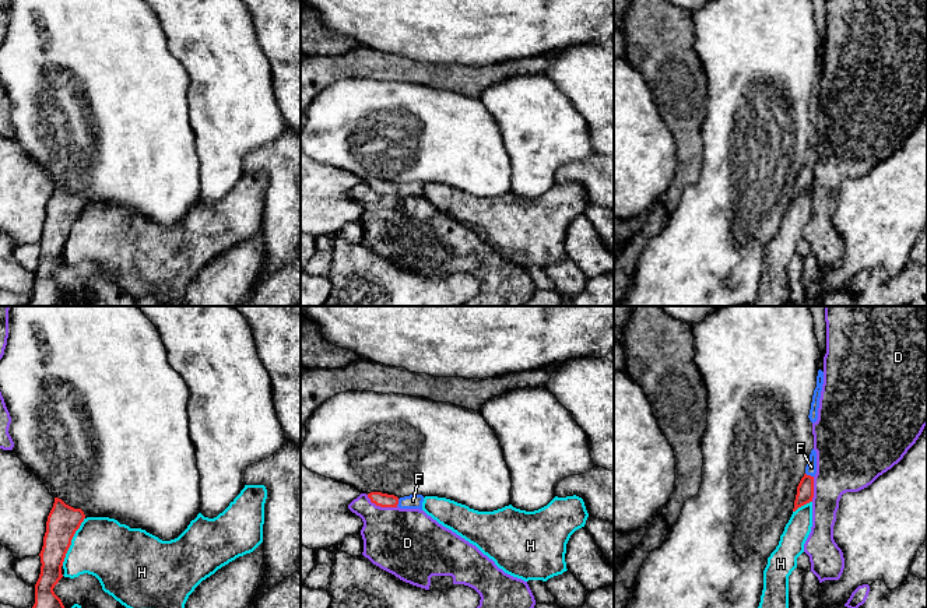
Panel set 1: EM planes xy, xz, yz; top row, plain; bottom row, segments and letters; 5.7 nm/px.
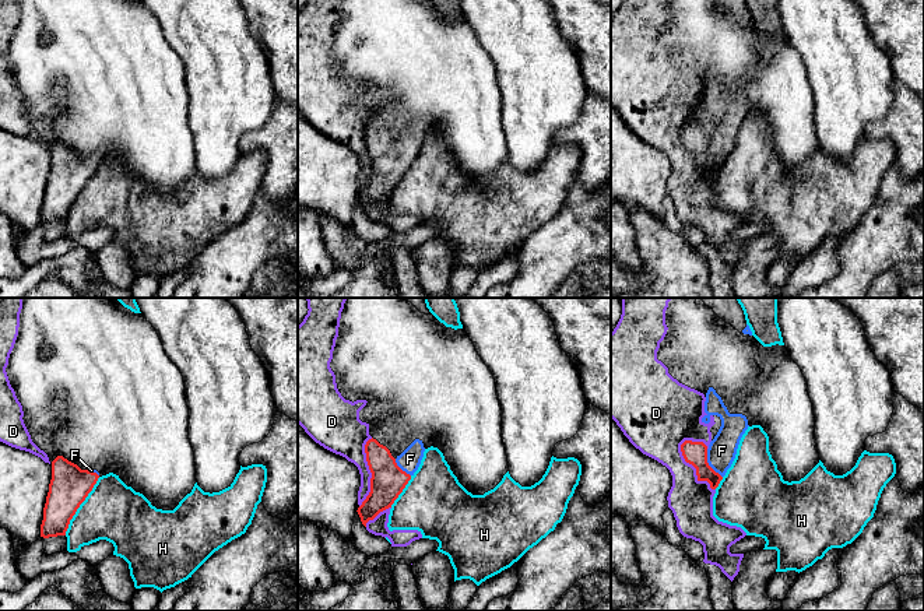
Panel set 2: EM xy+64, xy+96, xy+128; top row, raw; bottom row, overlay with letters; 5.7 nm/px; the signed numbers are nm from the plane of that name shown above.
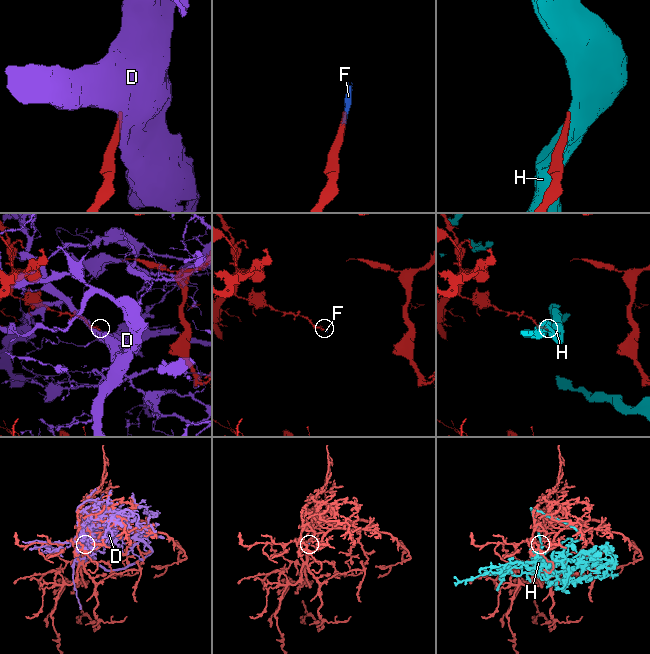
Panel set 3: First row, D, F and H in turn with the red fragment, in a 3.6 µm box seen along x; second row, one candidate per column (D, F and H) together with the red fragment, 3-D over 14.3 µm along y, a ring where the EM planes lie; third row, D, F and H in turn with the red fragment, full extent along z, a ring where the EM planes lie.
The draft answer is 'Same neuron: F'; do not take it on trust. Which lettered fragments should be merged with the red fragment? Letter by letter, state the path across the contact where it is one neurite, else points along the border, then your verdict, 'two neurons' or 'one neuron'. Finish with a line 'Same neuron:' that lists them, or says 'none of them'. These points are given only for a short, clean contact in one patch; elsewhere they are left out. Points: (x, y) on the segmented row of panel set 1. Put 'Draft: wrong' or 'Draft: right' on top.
Draft: right
D: two neurons
F: across yz (804, 495), (810, 475), (811, 467) | one neuron
H: two neurons
Same neuron: F

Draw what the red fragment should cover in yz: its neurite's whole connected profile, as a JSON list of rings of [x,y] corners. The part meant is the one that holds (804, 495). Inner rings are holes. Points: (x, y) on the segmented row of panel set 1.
[[[812,449],[808,464],[805,467],[805,474],[797,486],[797,495],[796,495],[793,512],[796,512],[798,507],[812,502],[815,474],[817,474],[817,451]]]

